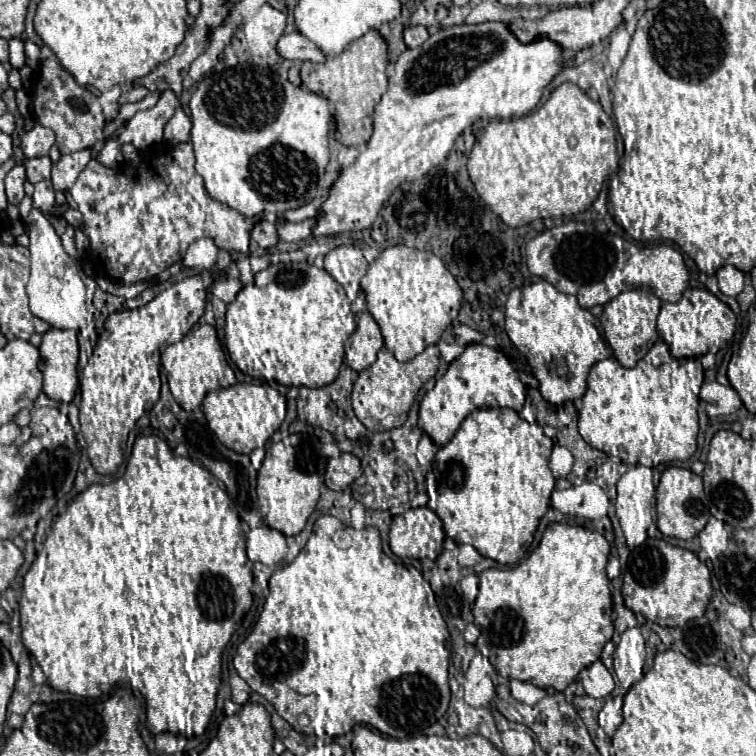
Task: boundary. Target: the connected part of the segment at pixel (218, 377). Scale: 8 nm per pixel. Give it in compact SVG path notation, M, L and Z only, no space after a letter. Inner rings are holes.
M200 325L184 335L182 341L168 345L162 353L162 367L168 373L168 385L184 411L196 409L202 399L216 389L222 389L237 383L235 373L227 361L224 347L216 337L216 329L212 325Z

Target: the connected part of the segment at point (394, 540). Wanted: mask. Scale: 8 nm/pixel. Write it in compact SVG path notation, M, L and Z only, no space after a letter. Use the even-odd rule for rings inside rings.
M428 507L408 509L396 515L390 527L390 549L398 557L424 559L442 553L444 531L438 515Z

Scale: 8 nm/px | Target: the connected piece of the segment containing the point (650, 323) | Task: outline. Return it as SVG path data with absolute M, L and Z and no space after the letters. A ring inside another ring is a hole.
M630 289L614 297L610 303L606 303L604 313L600 317L604 337L610 343L614 357L624 365L624 367L634 367L646 353L648 349L656 343L658 331L656 331L656 317L660 311L662 301L648 289Z

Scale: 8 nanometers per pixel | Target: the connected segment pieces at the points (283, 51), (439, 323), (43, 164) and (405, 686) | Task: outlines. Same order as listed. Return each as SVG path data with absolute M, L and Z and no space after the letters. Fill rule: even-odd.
M290 33L290 35L280 37L280 41L276 43L276 51L280 53L282 59L292 59L292 61L296 61L296 59L306 61L308 59L308 61L322 63L326 59L322 55L322 51L300 33Z
M406 245L386 247L362 277L366 307L376 319L386 347L398 361L410 361L428 345L436 345L448 325L458 317L462 289L444 263L430 251Z
M36 157L36 159L26 159L24 161L26 167L26 179L30 183L38 183L50 177L50 169L52 169L52 161L50 157Z
M322 515L316 521L314 533L310 535L306 547L300 551L300 555L286 565L284 569L276 571L270 579L270 595L266 597L264 609L252 629L252 633L238 645L234 655L234 667L238 675L262 697L272 701L278 715L284 717L297 732L317 737L338 737L351 731L354 723L366 723L378 729L380 733L386 733L396 739L406 739L412 733L422 733L424 727L436 723L448 709L450 701L450 687L448 687L448 663L450 653L446 649L448 629L442 619L442 614L436 607L436 595L430 584L424 581L418 569L404 567L402 563L394 563L382 549L380 549L380 531L376 527L364 527L362 531L346 529L336 517Z

